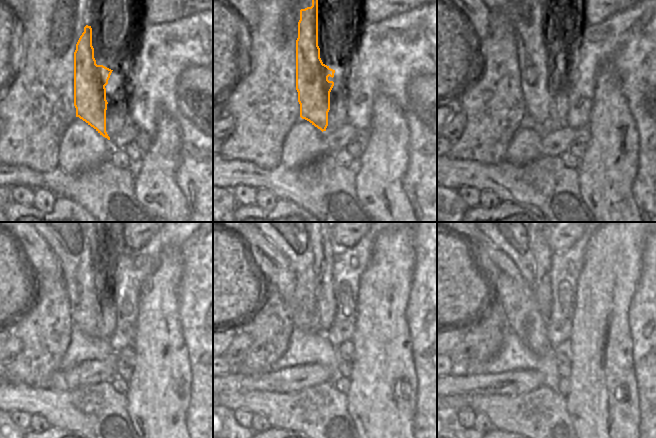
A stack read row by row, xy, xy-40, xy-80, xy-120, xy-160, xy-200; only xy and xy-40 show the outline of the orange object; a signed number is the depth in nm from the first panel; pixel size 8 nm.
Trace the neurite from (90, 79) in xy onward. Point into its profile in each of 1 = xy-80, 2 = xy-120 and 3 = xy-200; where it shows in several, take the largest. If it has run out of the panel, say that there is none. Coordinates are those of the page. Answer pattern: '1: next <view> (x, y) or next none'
1: next xy-80 (528, 18)
2: next xy-120 (70, 243)
3: next xy-200 (517, 242)

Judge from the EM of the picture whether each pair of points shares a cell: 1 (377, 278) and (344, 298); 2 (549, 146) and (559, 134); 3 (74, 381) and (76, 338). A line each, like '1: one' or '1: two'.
1: two
2: one
3: two

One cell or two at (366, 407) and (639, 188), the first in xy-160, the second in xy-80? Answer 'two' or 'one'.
two

